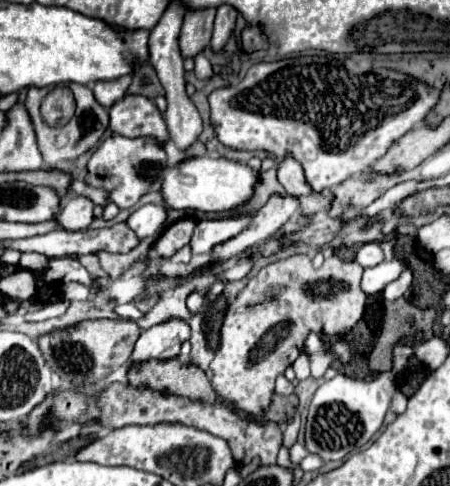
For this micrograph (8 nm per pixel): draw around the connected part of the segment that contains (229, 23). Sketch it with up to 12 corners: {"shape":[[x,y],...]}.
{"shape":[[217,9],[211,47],[219,51],[235,27],[237,9]]}

